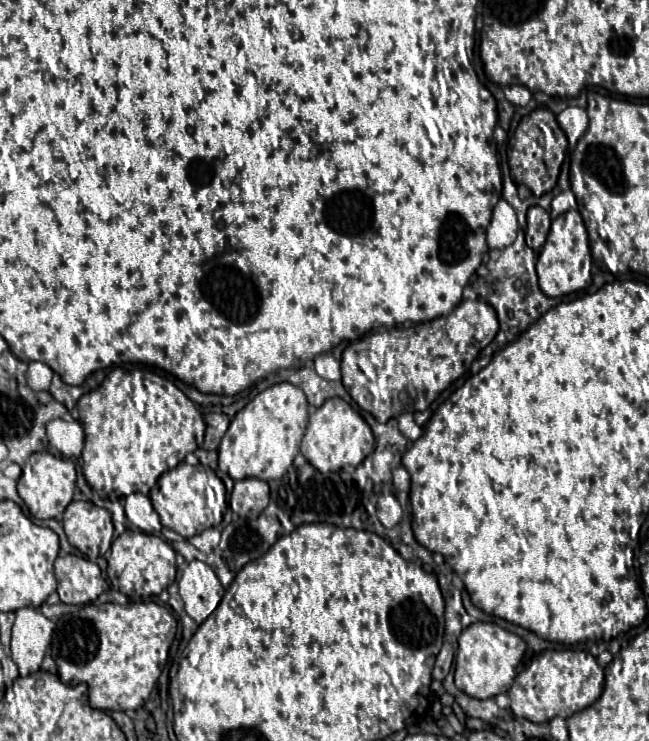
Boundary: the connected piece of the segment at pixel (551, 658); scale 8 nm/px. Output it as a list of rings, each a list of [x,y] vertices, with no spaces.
[[[548,649],[532,659],[528,667],[524,667],[512,687],[508,689],[508,697],[512,701],[516,717],[524,717],[532,723],[546,723],[552,717],[568,719],[576,711],[592,705],[604,687],[604,669],[598,665],[596,657],[588,651],[566,649],[554,651]]]

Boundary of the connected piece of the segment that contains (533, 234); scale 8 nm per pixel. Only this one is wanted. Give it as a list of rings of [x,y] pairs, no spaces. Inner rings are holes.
[[[542,207],[528,209],[528,229],[526,229],[526,245],[534,251],[540,251],[550,231],[550,215]]]

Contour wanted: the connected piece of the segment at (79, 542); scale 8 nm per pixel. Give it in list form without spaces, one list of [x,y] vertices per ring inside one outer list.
[[[72,501],[64,511],[62,525],[70,545],[80,549],[92,561],[111,548],[114,533],[112,515],[90,501]]]

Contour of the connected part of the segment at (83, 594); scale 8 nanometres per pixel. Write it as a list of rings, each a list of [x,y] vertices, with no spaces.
[[[60,555],[54,563],[57,593],[62,603],[86,605],[105,591],[100,567],[78,555]]]

